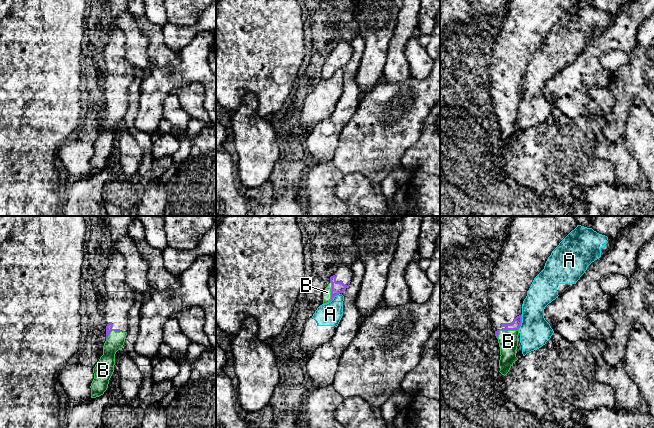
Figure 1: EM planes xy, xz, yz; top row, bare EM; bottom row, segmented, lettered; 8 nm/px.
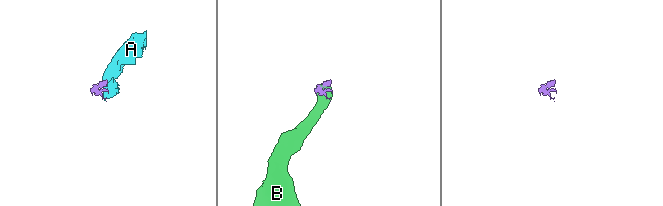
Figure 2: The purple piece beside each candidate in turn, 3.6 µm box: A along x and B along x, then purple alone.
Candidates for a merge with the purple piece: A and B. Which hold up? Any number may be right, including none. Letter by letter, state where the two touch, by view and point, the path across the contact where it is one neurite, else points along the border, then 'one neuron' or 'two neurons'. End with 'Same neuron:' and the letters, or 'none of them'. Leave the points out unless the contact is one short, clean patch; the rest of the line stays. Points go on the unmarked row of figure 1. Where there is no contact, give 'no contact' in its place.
A: contact yz (521, 97); border yz (522, 90), (522, 98), (518, 104); two neurons
B: contact xz (331, 67); way xz (337, 63), (331, 67), (327, 68); one neuron
Same neuron: B

